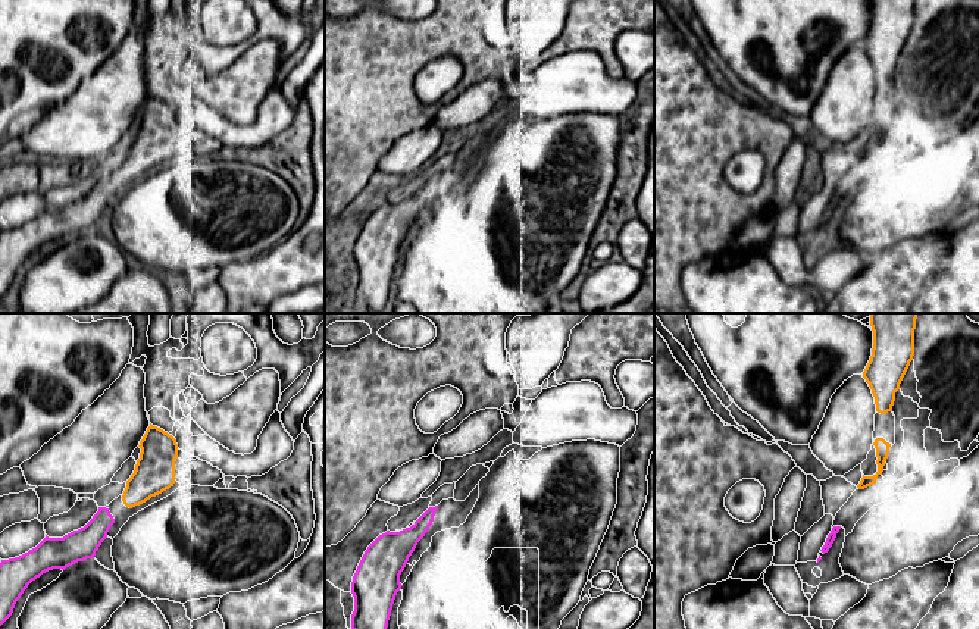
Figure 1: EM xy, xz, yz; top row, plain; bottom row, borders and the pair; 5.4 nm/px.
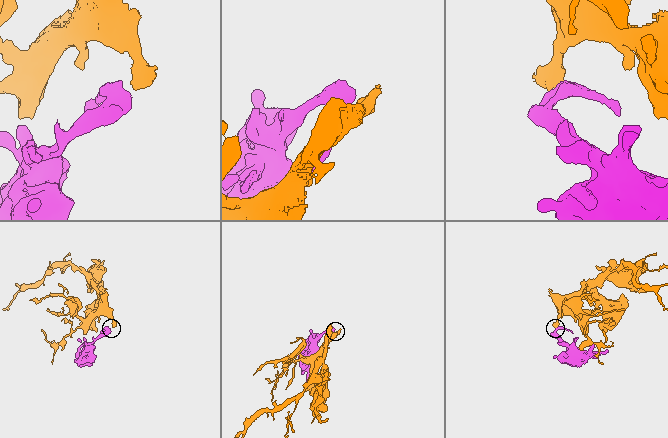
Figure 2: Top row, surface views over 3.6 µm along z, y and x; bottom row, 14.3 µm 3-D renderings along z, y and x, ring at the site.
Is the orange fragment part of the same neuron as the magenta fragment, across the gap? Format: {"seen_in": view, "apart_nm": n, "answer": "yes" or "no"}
{"seen_in": "xy", "apart_nm": 90, "answer": "yes"}

